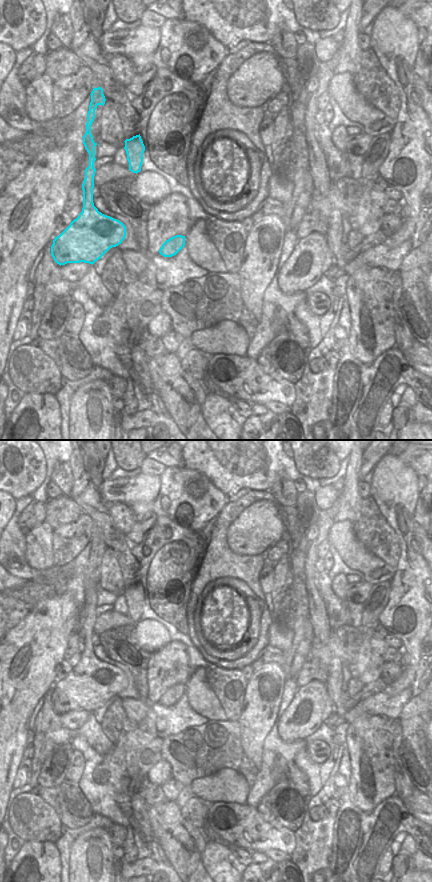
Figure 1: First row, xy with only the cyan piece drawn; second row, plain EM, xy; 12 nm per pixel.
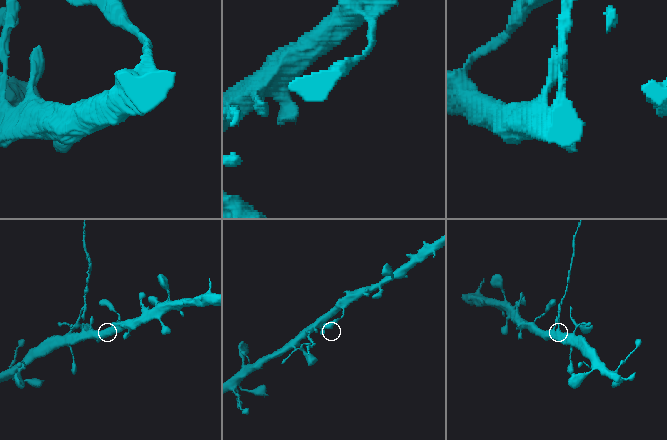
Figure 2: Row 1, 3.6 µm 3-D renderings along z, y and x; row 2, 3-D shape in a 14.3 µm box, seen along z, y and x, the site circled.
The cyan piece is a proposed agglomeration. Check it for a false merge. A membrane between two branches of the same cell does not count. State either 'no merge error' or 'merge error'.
merge error

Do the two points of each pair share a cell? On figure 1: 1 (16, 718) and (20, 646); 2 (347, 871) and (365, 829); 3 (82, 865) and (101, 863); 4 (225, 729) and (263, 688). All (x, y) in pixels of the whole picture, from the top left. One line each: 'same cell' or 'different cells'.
1: same cell
2: same cell
3: same cell
4: different cells

